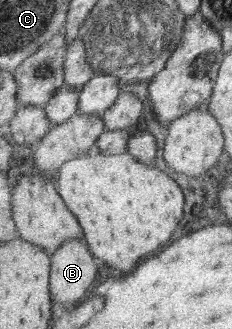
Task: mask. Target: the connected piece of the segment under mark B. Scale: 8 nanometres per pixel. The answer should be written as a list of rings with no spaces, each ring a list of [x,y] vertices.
[[[74,238],[52,256],[52,294],[56,290],[66,296],[62,300],[76,302],[94,284],[98,274],[96,260],[86,242]]]

